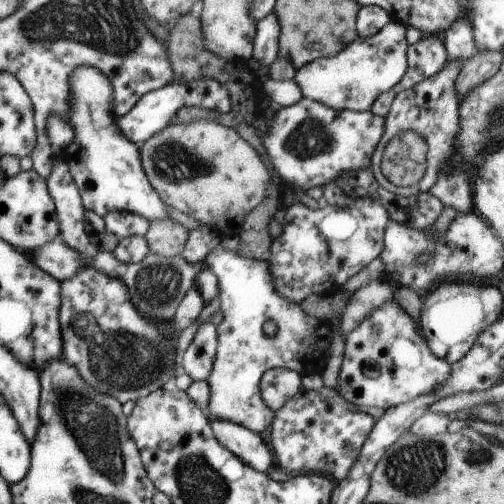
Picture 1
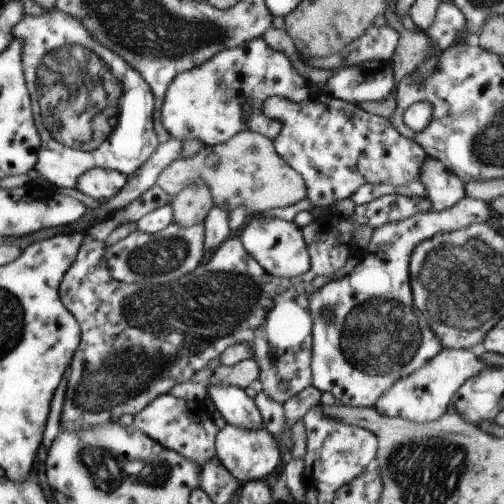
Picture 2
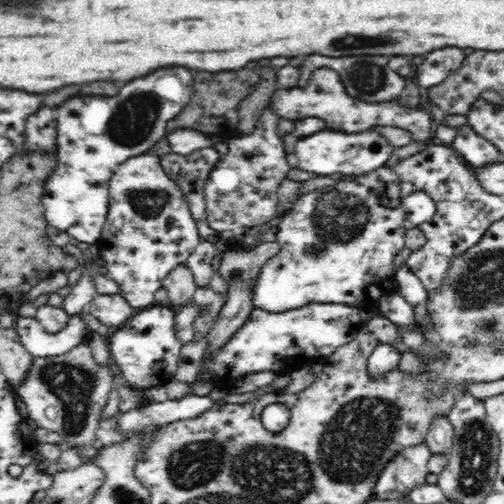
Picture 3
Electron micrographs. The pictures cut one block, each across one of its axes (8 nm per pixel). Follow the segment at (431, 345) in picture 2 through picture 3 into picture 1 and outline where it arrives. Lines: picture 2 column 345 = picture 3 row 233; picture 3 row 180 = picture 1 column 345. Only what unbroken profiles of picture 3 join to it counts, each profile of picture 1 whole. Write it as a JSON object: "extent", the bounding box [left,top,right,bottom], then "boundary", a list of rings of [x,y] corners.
{"extent":[337,302,451,408],"boundary":[[[385,302],[377,310],[371,312],[371,316],[365,316],[357,328],[349,336],[345,336],[345,350],[343,350],[343,364],[337,376],[337,392],[341,398],[345,398],[351,406],[365,406],[365,408],[395,408],[399,404],[411,402],[417,396],[431,394],[431,390],[437,390],[443,386],[443,380],[451,374],[451,366],[435,358],[423,336],[415,330],[415,324],[411,316],[405,314],[403,308],[399,308],[397,302]]]}

